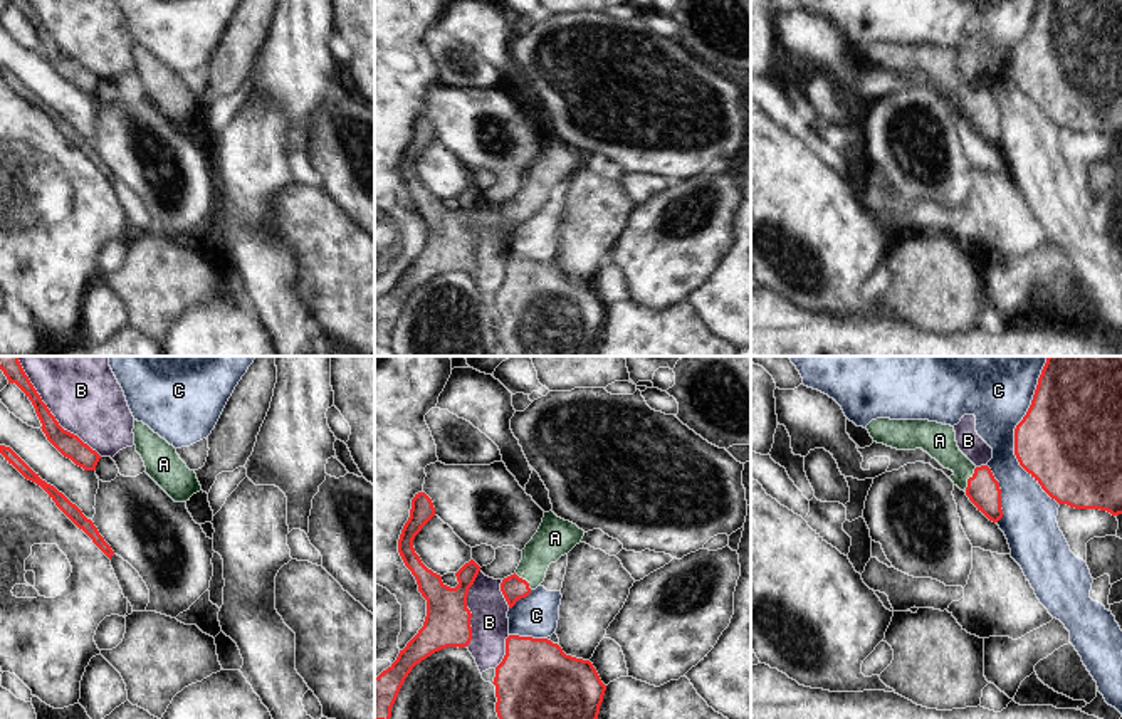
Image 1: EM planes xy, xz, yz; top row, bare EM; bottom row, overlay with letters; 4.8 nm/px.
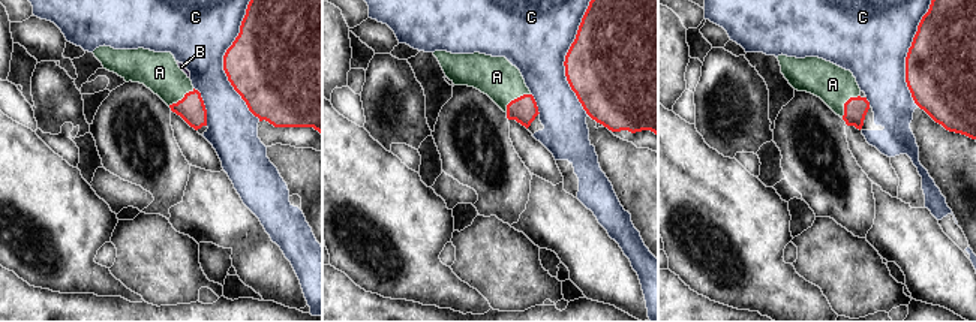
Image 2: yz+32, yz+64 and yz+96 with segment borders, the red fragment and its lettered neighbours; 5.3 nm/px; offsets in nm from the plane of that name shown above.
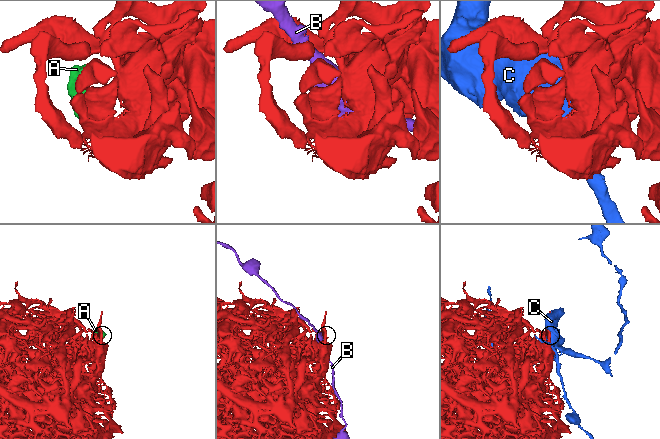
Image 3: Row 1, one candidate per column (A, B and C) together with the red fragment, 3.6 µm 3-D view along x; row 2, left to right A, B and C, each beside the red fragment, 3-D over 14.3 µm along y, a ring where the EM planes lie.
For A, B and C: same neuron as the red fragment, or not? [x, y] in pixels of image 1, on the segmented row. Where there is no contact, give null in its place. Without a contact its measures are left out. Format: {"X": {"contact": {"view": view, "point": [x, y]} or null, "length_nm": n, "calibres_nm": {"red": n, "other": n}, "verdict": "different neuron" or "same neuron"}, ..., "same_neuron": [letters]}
{"A": {"contact": {"view": "yz", "point": [968, 479]}, "length_nm": 130, "calibres_nm": {"red": 160, "other": 160}, "verdict": "same neuron"}, "B": {"contact": {"view": "xy", "point": [49, 412]}, "length_nm": 650, "calibres_nm": {"red": 110, "other": 380}, "verdict": "different neuron"}, "C": {"contact": {"view": "yz", "point": [1015, 430]}, "length_nm": 700, "calibres_nm": {"red": 460, "other": 380}, "verdict": "different neuron"}, "same_neuron": ["A"]}

